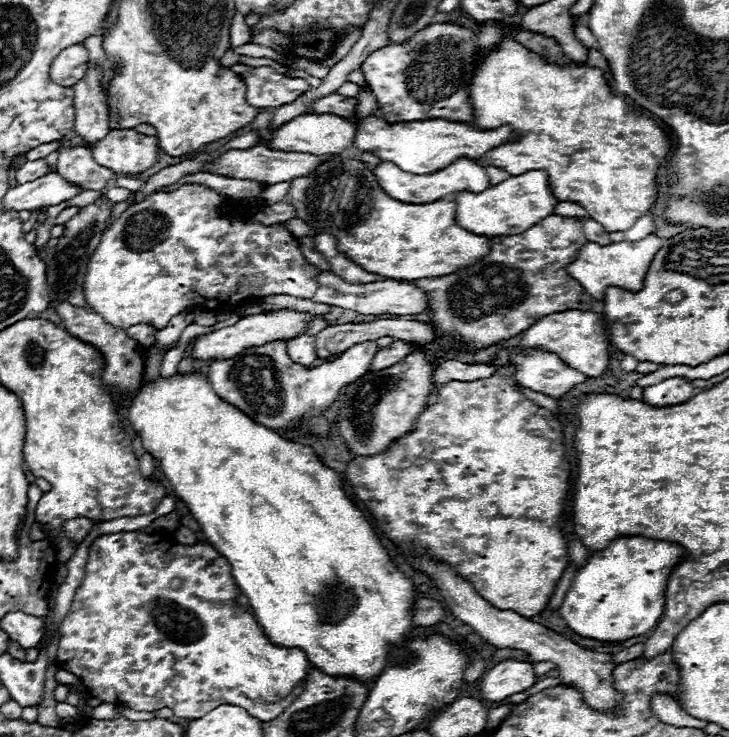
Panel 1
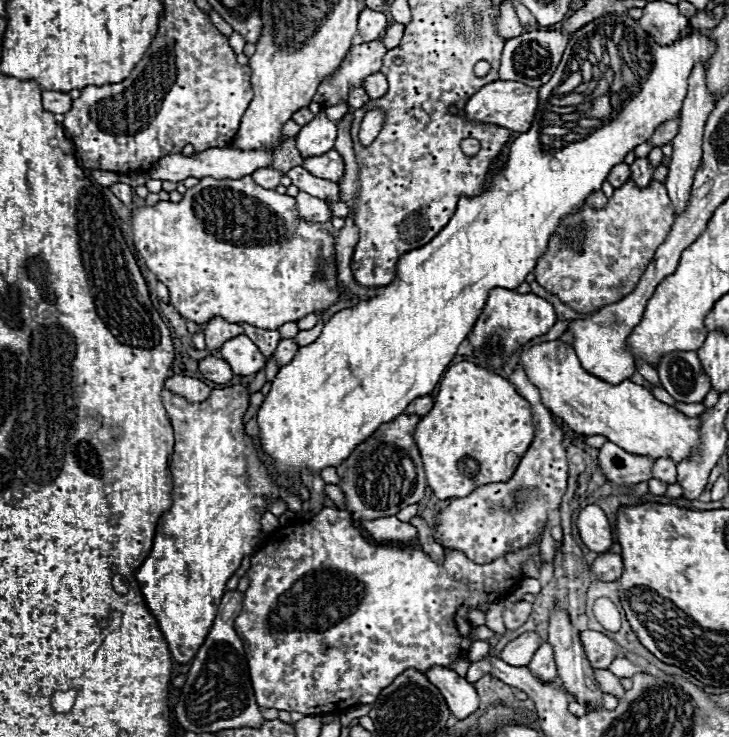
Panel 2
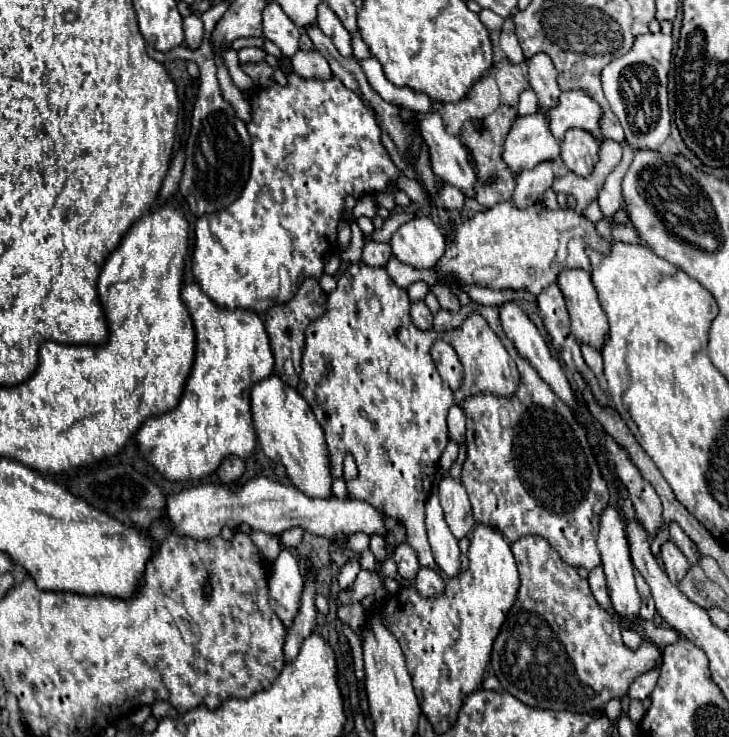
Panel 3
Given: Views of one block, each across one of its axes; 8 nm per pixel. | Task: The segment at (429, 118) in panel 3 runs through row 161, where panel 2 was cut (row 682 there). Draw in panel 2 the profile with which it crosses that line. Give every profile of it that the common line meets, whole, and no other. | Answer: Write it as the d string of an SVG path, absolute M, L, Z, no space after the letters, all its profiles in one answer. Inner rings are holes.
M432 666L428 672L424 672L426 678L440 690L440 694L446 698L446 704L450 712L462 720L478 710L478 694L466 678L458 676L454 670L448 670L444 666Z

